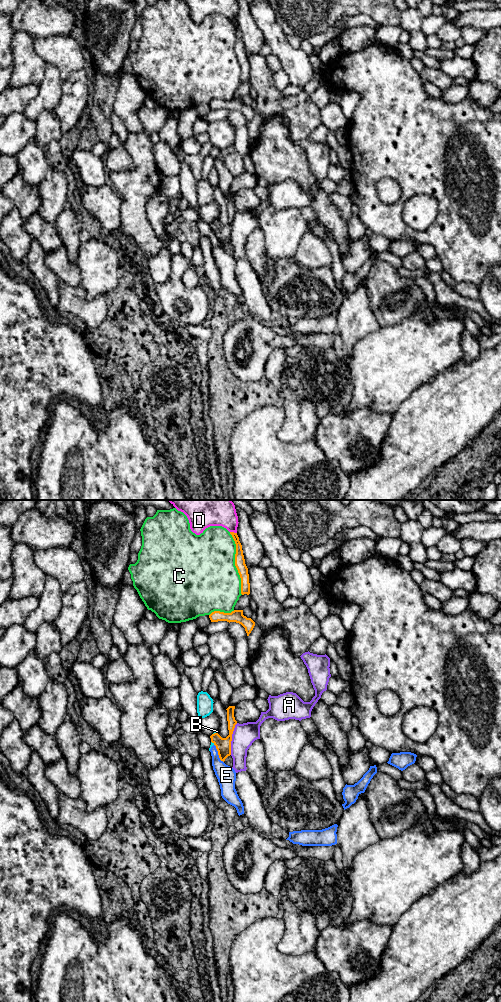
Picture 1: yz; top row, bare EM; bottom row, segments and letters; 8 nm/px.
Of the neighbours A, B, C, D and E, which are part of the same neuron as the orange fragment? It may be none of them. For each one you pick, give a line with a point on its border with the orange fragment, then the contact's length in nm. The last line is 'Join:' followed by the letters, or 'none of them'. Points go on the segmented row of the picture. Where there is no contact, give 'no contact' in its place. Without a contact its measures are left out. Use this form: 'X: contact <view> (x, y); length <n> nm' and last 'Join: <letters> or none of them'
Join: none of them

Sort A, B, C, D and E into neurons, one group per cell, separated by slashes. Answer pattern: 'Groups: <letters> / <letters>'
Groups: A / B E / C / D

